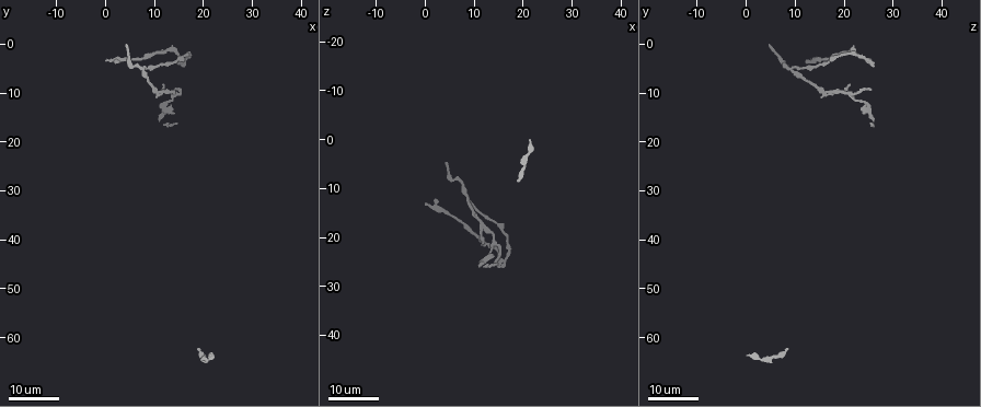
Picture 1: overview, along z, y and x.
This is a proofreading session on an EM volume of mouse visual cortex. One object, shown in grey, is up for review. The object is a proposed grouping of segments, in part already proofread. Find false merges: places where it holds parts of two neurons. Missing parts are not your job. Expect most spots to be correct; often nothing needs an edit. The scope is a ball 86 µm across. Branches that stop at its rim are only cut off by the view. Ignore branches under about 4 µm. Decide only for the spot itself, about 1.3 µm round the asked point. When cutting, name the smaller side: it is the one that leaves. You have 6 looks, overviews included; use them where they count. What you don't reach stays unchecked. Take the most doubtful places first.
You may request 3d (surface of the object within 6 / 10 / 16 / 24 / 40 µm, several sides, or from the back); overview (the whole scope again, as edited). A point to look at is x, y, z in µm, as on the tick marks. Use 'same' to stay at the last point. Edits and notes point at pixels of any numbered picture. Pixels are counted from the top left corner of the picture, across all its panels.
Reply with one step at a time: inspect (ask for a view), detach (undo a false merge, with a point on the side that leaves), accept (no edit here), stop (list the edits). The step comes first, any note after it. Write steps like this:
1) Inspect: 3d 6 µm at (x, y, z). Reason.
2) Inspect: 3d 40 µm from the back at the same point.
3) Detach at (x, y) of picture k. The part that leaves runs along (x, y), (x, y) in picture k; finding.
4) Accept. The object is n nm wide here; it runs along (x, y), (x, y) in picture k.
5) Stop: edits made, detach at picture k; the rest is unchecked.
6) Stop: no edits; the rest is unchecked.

Inspect: 3d 24 µm at (11.5, 12.5, 25.0).

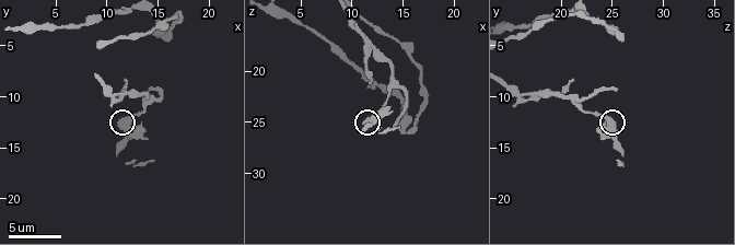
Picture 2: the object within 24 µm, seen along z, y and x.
Inspect: 3d 6 µm at (11.4, 13.0, 25.0). Closer look.

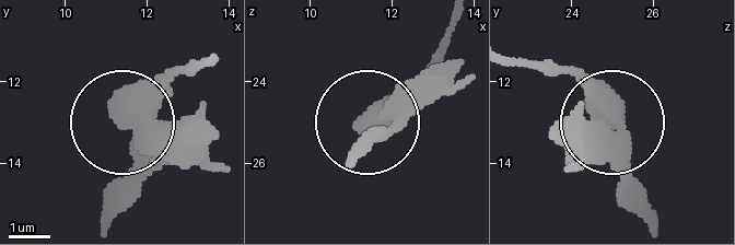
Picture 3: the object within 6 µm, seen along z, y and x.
Detach at (193, 159) of picture 3. The part that leaves runs along (142, 128), (115, 219) in picture 3; two neurons meet here.

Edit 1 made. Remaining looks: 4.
Inspect: overview. Redraw.

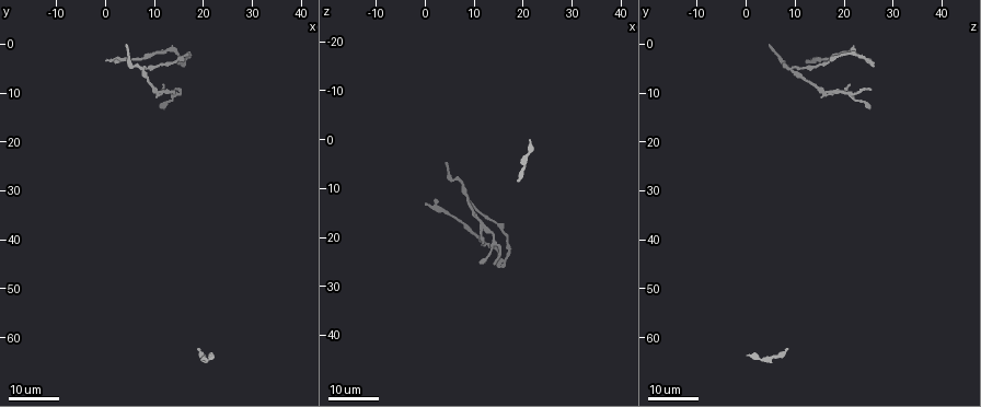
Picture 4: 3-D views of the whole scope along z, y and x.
Inspect: 3d 16 µm at (15.0, 10.0, 22.0). Three arms meet.

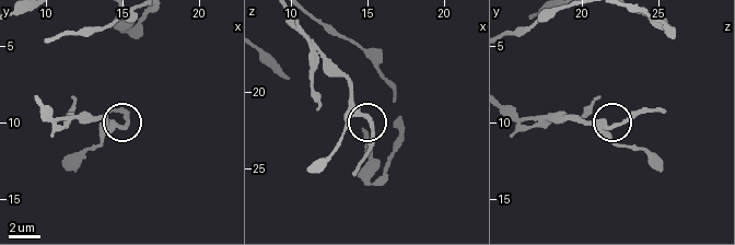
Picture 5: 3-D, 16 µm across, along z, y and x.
Inspect: 3d 10 µm at (14.6, 10.0, 21.4).

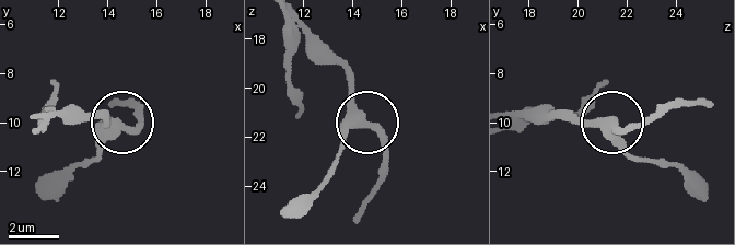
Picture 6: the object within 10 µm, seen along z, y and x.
Accept. 3 arms meet here; it runs along (303, 207), (347, 133), (363, 126), (381, 140), (383, 182) in picture 6; one neuron here.

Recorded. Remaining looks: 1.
Stop: edits made, detach at picture 3; the rest is unchecked.

